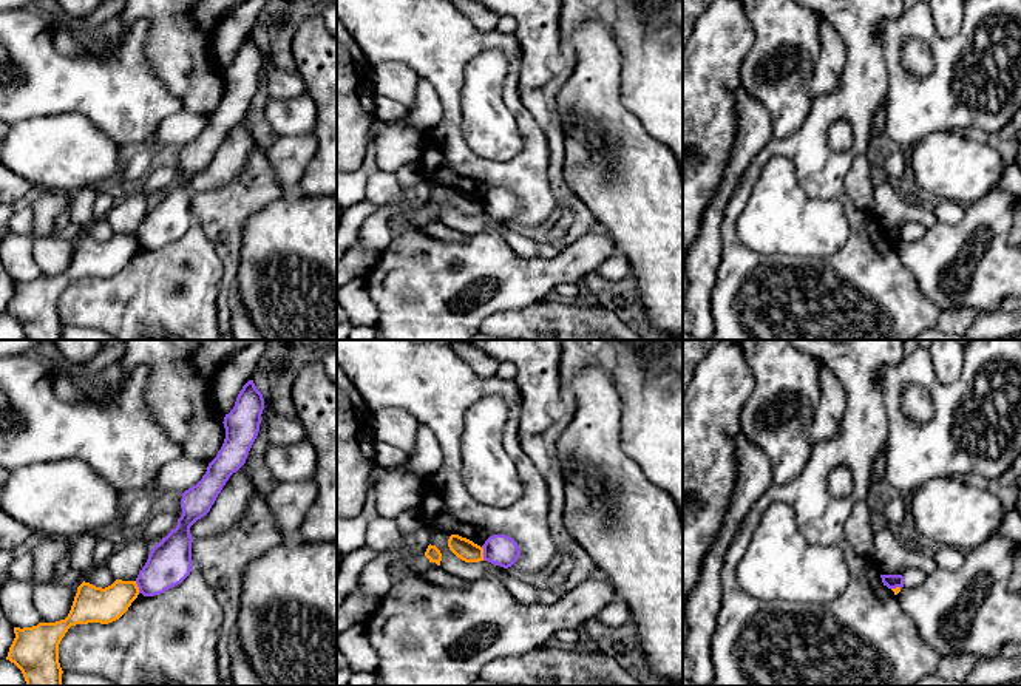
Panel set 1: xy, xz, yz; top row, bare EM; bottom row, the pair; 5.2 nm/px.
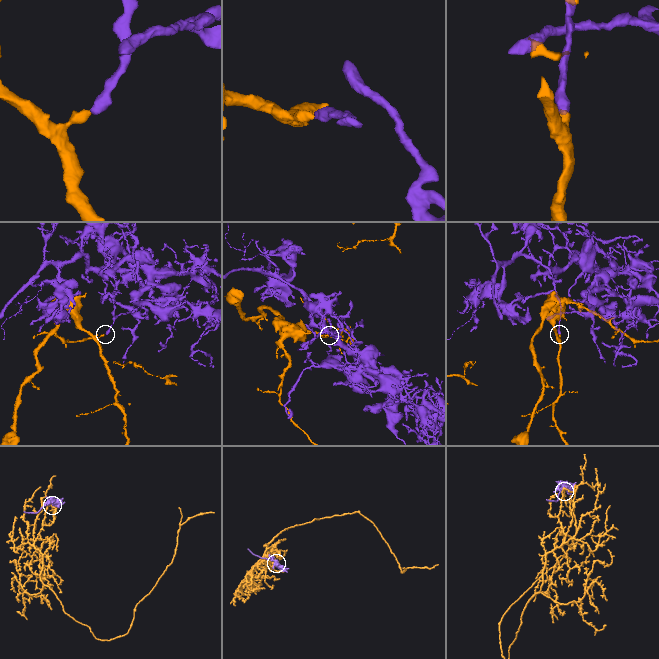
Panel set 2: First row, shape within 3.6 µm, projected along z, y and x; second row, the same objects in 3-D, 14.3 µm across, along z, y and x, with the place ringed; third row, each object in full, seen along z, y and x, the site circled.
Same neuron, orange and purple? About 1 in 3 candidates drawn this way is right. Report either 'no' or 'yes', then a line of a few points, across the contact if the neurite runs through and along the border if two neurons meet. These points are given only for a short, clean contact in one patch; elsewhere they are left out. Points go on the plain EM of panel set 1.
no; line xz (481, 201), (484, 213)

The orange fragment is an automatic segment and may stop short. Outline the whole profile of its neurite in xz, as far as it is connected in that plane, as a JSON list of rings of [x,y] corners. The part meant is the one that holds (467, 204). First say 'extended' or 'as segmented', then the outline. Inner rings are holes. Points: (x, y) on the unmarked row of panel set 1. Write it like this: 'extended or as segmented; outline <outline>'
as segmented; outline [[[459,188],[449,190],[448,201],[457,212],[460,212],[465,216],[483,215],[483,202]]]

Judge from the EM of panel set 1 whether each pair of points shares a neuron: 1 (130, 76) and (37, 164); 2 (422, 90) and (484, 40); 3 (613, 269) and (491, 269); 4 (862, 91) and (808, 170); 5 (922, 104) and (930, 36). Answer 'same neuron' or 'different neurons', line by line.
1: different neurons
2: different neurons
3: different neurons
4: same neuron
5: same neuron

